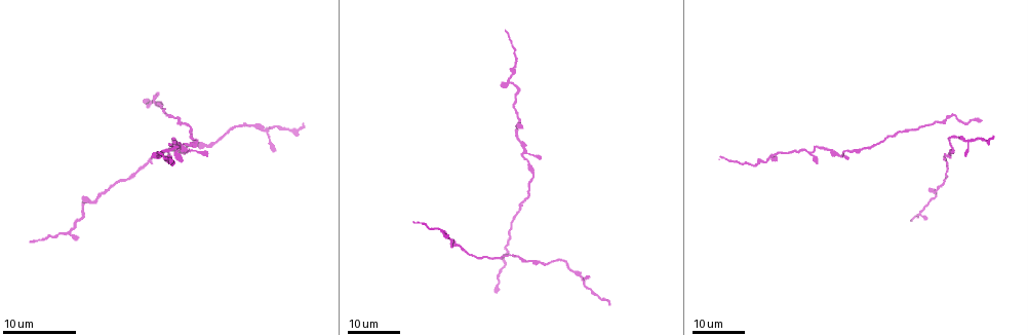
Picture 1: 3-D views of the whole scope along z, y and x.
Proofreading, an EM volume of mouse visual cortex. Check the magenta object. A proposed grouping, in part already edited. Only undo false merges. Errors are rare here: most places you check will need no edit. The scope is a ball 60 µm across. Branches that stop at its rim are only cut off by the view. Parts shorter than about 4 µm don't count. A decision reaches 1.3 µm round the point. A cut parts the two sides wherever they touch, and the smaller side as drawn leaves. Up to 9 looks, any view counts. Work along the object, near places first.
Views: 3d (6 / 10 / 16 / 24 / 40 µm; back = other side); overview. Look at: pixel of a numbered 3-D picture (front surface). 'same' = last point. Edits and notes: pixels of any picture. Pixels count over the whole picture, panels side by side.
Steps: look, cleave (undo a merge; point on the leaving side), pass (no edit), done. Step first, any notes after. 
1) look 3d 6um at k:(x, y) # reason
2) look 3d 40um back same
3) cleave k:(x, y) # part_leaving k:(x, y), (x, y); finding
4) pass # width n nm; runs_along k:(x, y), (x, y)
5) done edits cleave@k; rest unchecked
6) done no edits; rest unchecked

look 3d 16um at 1:(751, 164) # sudden change in width

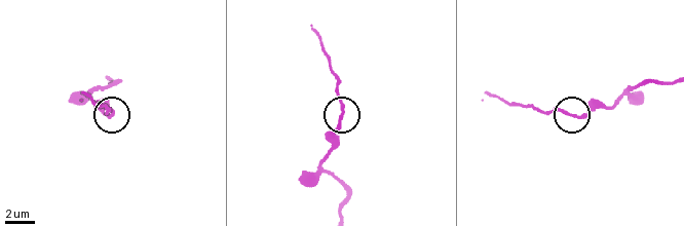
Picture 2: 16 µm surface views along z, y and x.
look 3d 6um at 2:(341, 121) # zoom in

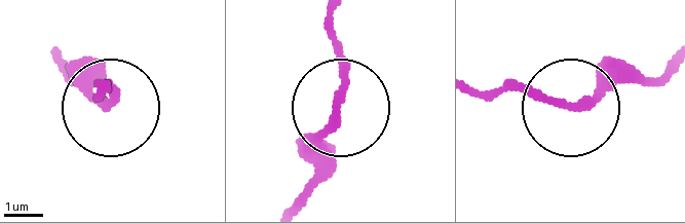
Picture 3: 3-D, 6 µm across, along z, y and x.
pass # width 210 nm; continuous, no second cell

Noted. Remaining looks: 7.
look 3d 24um at 1:(943, 121)

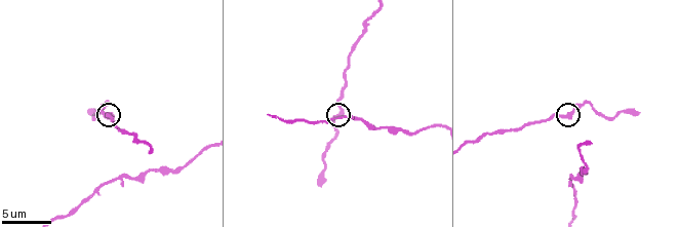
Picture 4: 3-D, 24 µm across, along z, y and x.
look 3d 6um at 4:(568, 118) # zoom in

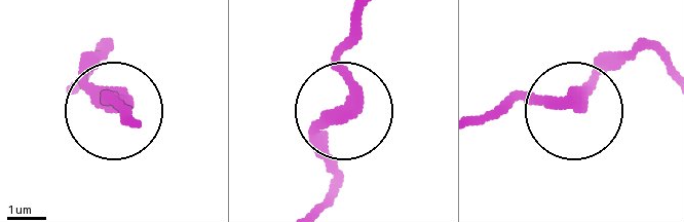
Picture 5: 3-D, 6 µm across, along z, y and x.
pass # width 360 nm; runs_along 5:(484, 117), (533, 95), (569, 108), (628, 59); all the same cell

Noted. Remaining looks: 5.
look 3d 16um at 1:(81, 210) # thick turns thin

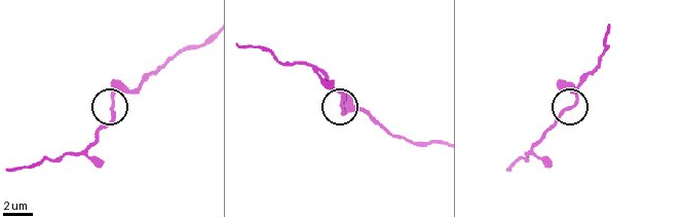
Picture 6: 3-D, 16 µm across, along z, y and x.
look 3d 10um at 6:(575, 104)

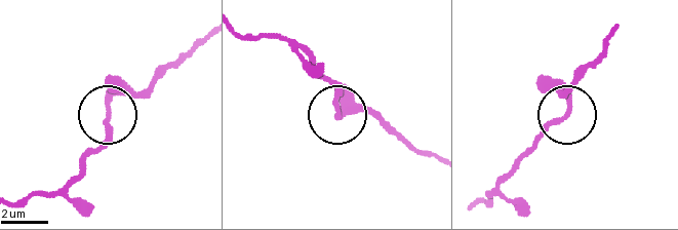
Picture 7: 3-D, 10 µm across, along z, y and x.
look 3d 6um at 7:(339, 112) # closer look

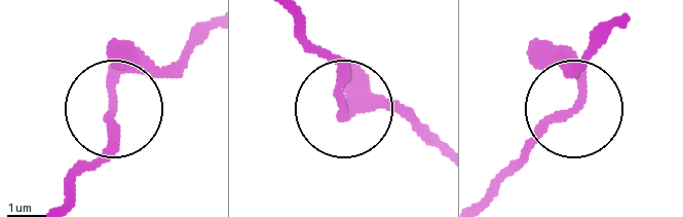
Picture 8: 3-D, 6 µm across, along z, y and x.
pass # continuous, no second cell

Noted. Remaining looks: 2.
look 3d 16um at 4:(118, 179)

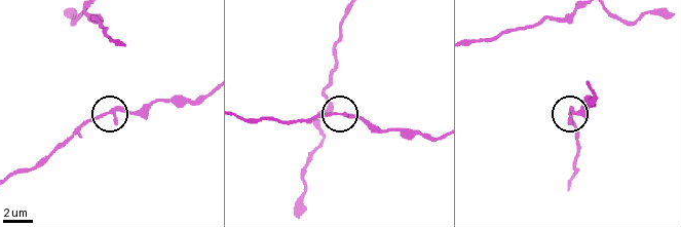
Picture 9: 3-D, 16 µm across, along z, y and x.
pass # side_arm 25 um; all the same cell

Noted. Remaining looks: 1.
done no edits; rest unchecked

